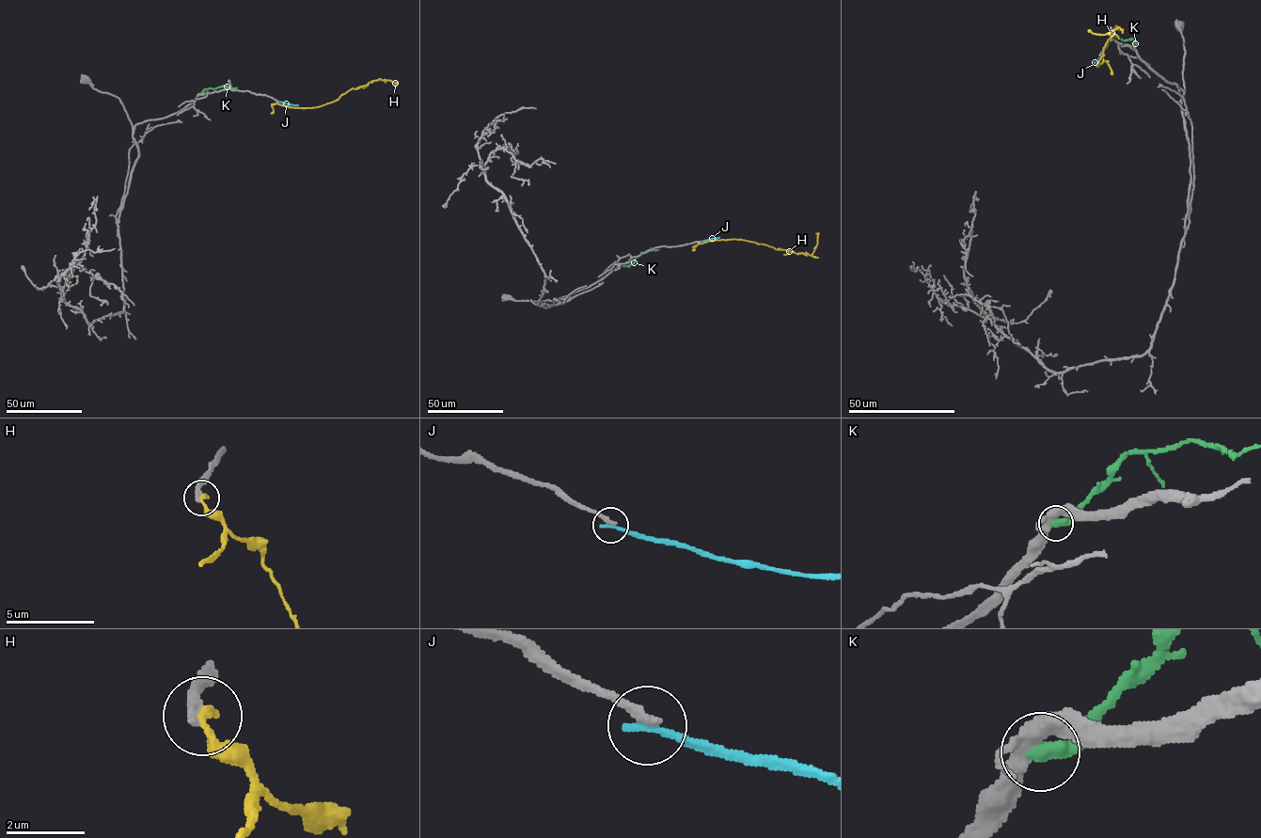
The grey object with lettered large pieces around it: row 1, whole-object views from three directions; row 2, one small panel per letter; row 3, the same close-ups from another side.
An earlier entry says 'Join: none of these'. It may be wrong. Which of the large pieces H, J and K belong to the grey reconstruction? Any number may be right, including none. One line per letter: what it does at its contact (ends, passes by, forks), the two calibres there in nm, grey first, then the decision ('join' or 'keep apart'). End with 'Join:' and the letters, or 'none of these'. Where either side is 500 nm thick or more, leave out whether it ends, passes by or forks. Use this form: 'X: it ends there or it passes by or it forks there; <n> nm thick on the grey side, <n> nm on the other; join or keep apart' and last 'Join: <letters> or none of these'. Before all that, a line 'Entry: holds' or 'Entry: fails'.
Entry: holds
H: it ends there; 280 nm thick on the grey side, 280 nm on the other; keep apart
J: it ends there; 280 nm thick on the grey side, 240 nm on the other; keep apart
K: it ends there; 360 nm thick on the grey side, 360 nm on the other; keep apart
Join: none of these

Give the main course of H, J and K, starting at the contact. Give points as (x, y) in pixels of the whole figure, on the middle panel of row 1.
H: (698, 242), (744, 240), (811, 255), (816, 245), (816, 233)
J: (698, 242), (719, 237)
K: (620, 265), (631, 264), (643, 252), (658, 250)

